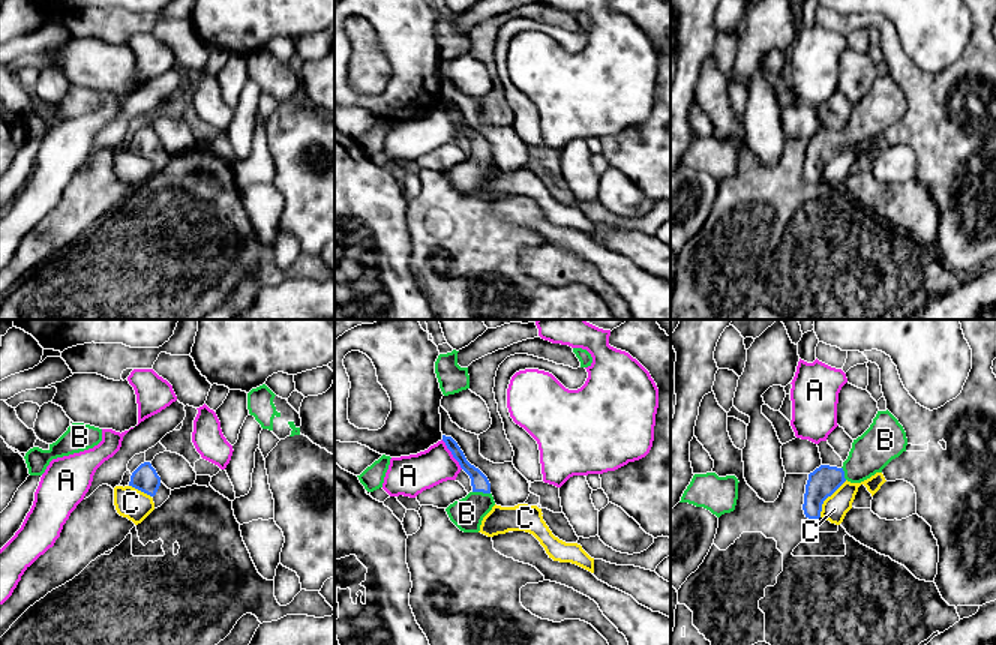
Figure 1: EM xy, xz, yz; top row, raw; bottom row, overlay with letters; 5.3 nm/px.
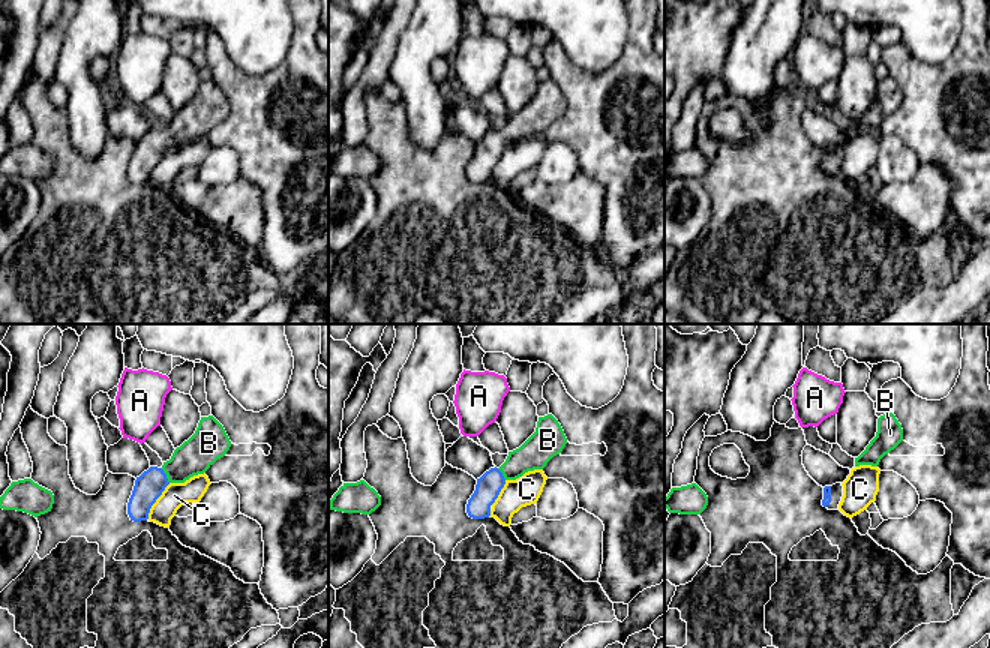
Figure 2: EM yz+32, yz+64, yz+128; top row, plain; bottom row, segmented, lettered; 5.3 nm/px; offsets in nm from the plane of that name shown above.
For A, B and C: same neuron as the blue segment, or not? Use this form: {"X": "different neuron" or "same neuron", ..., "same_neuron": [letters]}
{"A": "different neuron", "B": "same neuron", "C": "different neuron", "same_neuron": ["B"]}

